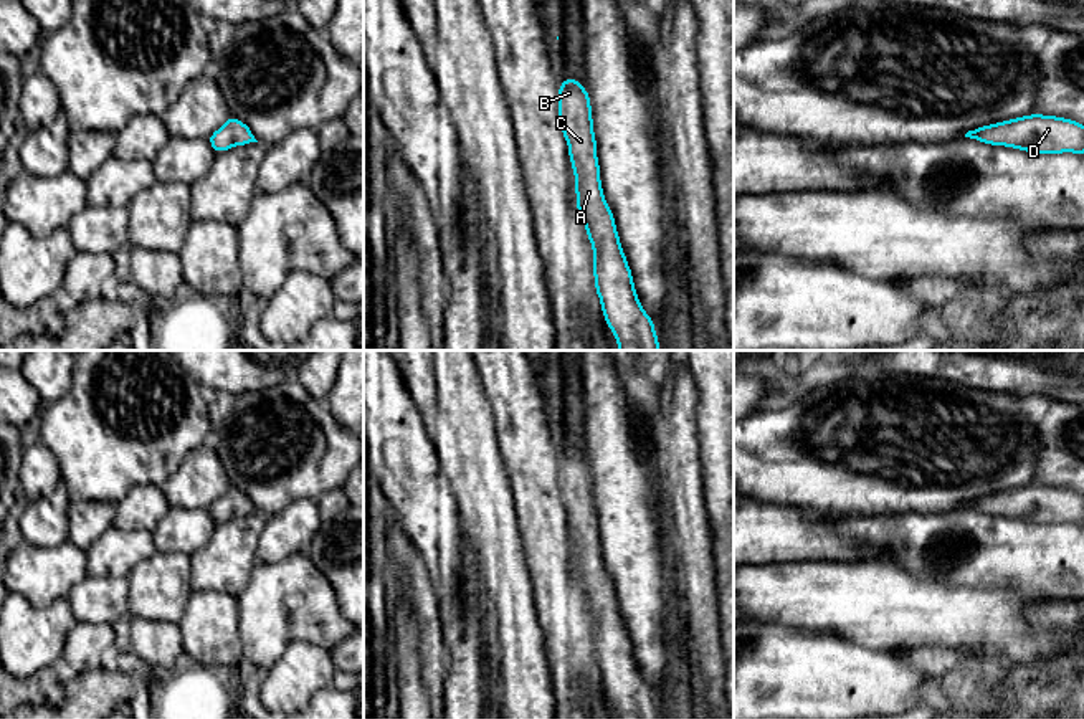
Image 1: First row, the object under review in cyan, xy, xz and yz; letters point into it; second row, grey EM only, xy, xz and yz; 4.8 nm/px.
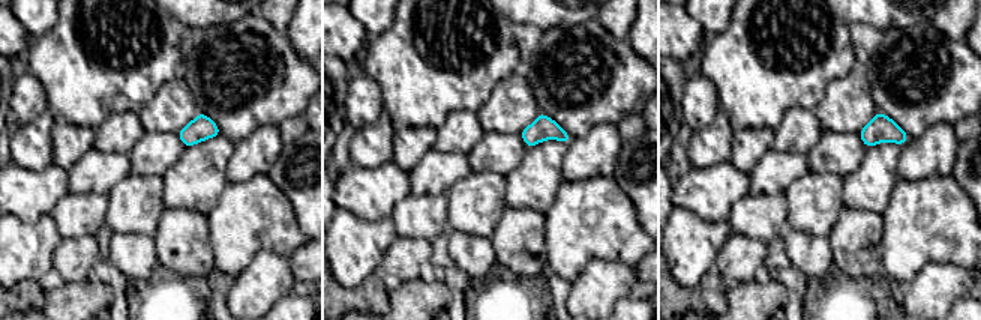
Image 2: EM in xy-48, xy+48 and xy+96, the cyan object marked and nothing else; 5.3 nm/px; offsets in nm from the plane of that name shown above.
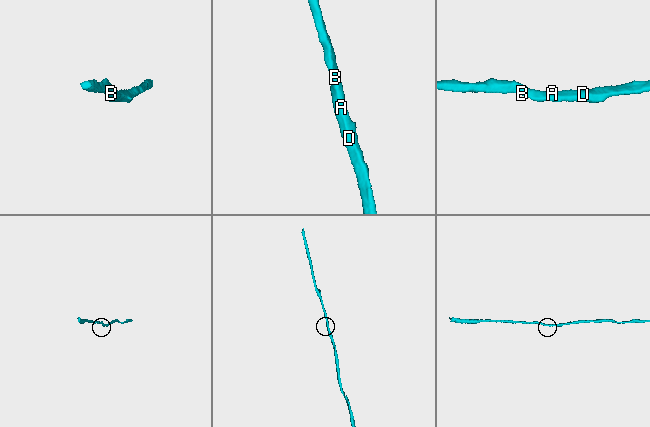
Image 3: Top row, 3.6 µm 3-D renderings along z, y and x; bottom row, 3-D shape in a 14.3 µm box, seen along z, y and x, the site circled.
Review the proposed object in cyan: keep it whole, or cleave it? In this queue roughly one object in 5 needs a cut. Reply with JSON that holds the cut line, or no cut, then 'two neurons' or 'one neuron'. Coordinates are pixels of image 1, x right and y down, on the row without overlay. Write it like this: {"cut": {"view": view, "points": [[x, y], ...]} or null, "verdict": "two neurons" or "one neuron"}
{"cut": null, "verdict": "one neuron"}

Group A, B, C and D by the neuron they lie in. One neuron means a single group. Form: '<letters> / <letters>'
A B C D

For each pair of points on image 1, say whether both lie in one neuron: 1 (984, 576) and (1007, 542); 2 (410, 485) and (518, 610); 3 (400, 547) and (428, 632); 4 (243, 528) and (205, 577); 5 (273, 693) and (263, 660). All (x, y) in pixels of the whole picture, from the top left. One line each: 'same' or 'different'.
1: same
2: different
3: same
4: same
5: different

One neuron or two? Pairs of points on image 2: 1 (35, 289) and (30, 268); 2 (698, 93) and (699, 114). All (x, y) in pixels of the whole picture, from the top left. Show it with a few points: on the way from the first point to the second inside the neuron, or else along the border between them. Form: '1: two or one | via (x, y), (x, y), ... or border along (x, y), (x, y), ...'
1: two | border along (36, 281), (15, 287)
2: one | via (699, 98), (699, 110)

